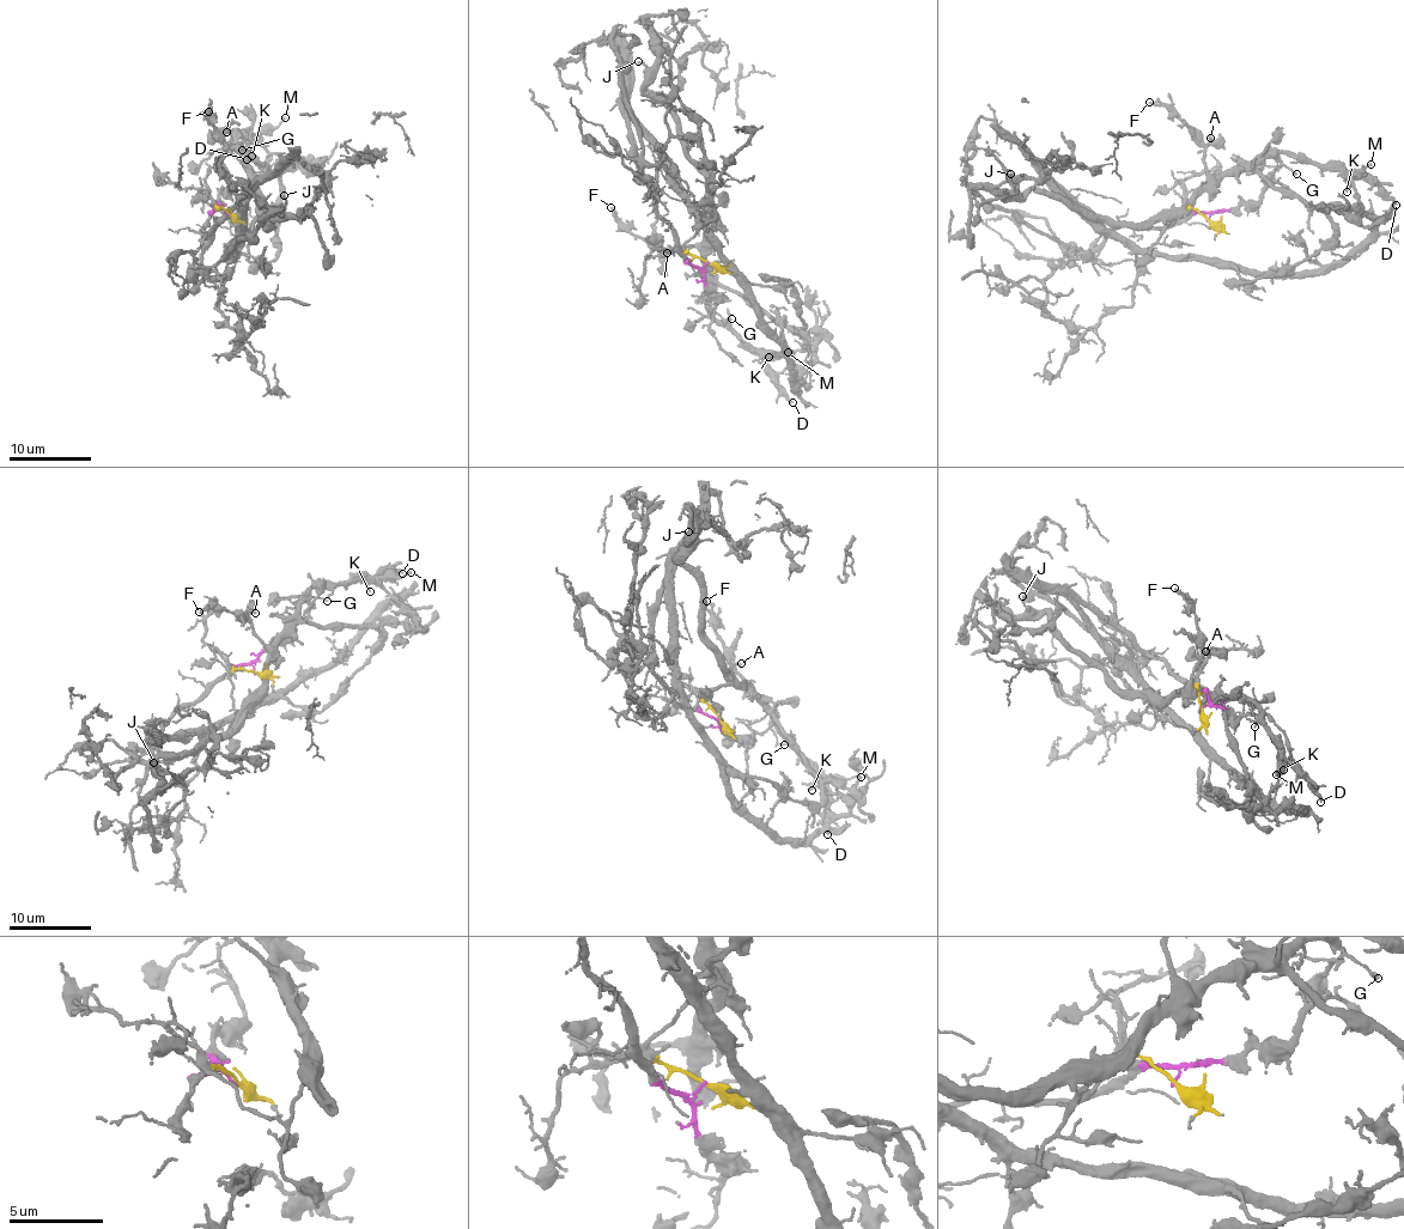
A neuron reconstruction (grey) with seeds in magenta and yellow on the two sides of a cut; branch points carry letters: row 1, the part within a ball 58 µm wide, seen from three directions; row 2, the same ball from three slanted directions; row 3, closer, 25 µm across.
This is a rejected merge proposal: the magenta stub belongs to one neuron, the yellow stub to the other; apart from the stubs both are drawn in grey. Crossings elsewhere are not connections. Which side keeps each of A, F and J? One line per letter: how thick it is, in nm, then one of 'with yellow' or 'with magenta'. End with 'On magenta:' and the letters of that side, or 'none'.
A: 140 nm thick; with yellow
F: 130 nm thick; with yellow
J: 150 nm thick; with yellow
On magenta: none

